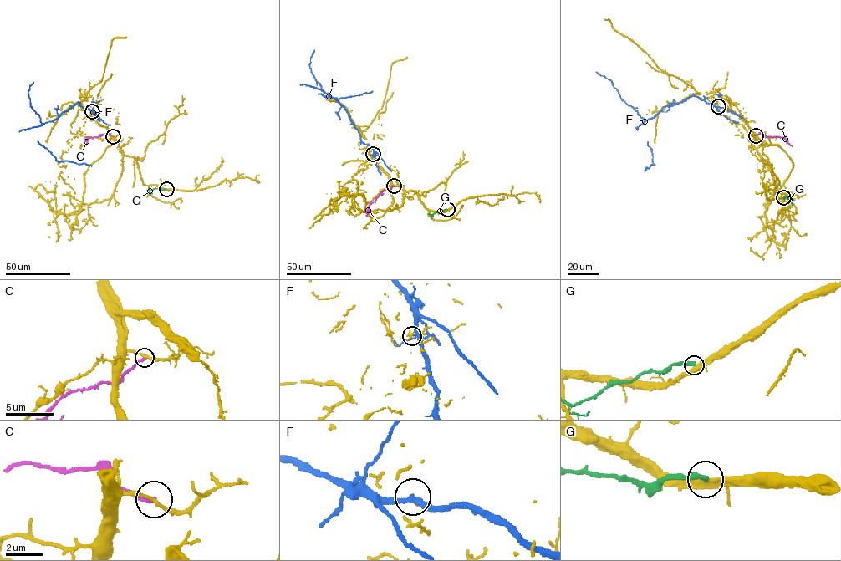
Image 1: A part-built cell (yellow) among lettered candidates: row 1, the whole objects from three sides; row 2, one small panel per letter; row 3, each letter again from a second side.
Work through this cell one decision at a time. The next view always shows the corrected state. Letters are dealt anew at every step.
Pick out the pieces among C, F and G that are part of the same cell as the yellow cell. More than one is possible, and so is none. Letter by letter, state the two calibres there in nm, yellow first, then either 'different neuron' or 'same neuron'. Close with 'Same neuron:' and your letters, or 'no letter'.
C: 180/240 nm | different neuron
F: 80/220 nm | different neuron
G: 360/320 nm | different neuron
Same neuron: no letter

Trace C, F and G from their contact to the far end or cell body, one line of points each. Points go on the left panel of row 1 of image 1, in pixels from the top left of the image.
C: (113, 136), (103, 134), (87, 137), (86, 145)
F: (92, 111), (78, 102), (55, 119), (37, 127), (37, 141), (58, 161), (91, 165)
G: (166, 189), (154, 188), (150, 191), (150, 195)

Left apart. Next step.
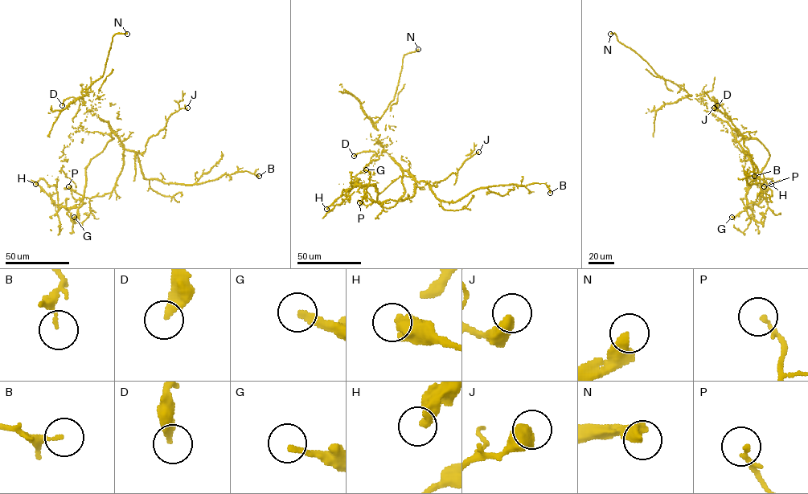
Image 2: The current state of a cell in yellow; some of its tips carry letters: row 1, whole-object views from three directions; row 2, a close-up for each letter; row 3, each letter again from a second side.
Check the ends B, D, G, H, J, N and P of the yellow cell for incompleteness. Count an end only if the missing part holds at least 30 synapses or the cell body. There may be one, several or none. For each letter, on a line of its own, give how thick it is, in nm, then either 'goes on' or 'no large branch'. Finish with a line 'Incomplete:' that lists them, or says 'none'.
B: 120 nm | no large branch
D: 280 nm | no large branch
G: 220 nm | goes on
H: 460 nm | no large branch
J: 500 nm | no large branch
N: 440 nm | goes on
P: 170 nm | no large branch
Incomplete: G, N

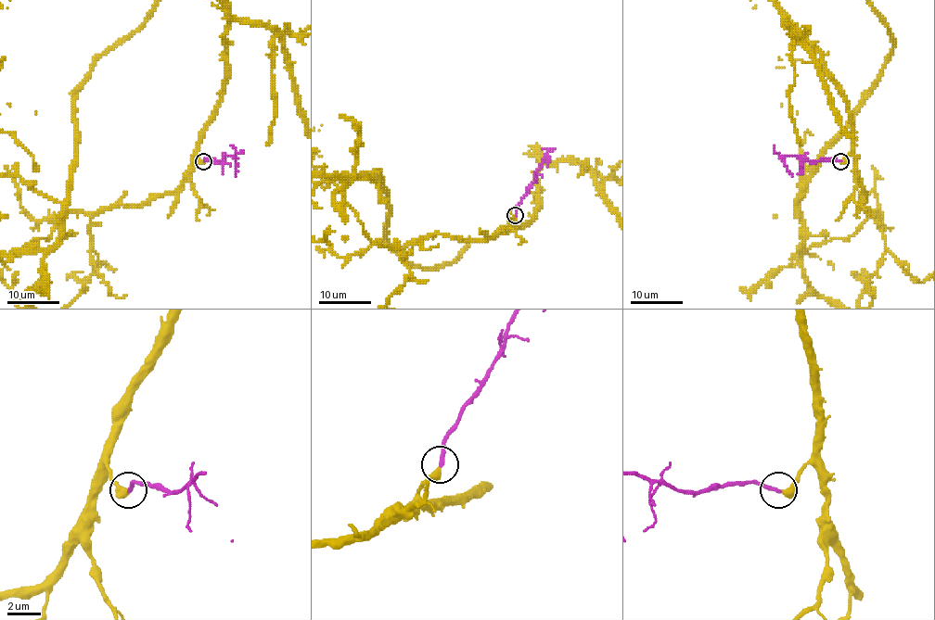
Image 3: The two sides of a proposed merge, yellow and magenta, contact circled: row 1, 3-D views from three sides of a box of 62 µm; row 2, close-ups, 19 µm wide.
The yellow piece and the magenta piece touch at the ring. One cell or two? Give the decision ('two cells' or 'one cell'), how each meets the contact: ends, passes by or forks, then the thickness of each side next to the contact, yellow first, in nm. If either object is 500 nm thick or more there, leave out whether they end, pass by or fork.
one cell | yellow ends | magenta ends | 440/240 nm

